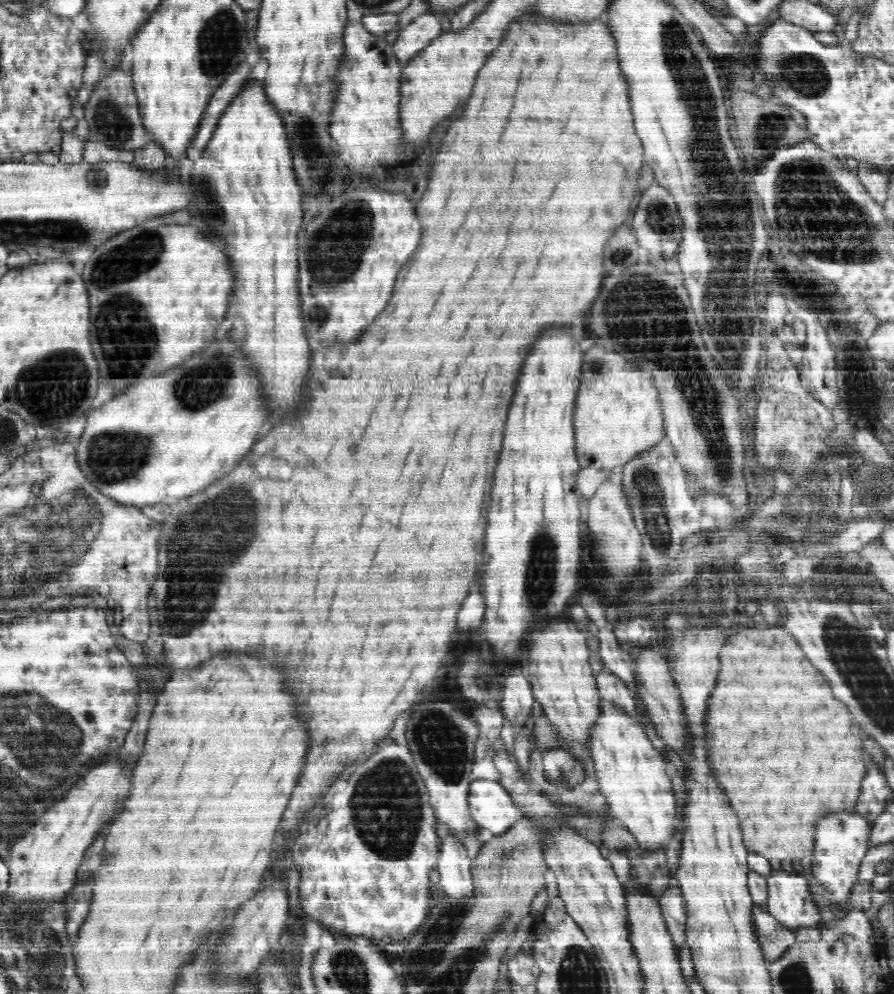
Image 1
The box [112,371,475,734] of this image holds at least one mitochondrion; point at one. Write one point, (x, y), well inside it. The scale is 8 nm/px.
(207, 548)

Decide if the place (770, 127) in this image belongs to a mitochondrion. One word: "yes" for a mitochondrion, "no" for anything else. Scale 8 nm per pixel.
yes

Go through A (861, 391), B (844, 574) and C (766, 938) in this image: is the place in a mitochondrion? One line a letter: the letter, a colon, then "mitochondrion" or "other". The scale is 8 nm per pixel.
A: mitochondrion
B: mitochondrion
C: mitochondrion

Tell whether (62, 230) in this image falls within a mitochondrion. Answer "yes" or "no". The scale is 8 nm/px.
yes

